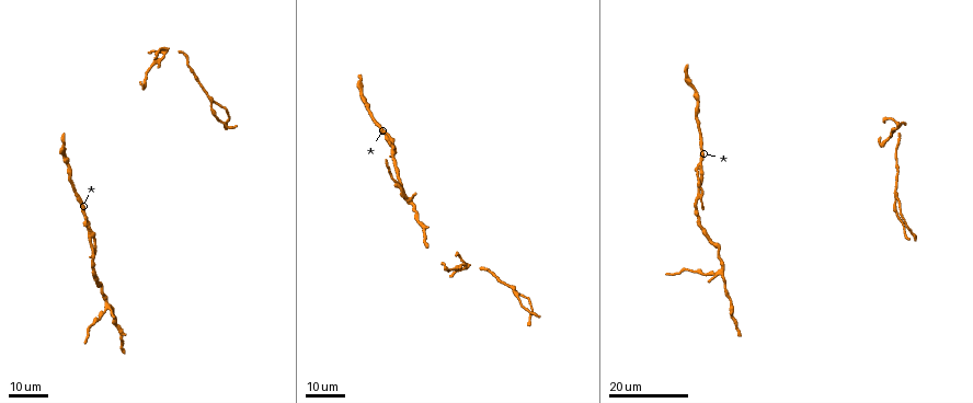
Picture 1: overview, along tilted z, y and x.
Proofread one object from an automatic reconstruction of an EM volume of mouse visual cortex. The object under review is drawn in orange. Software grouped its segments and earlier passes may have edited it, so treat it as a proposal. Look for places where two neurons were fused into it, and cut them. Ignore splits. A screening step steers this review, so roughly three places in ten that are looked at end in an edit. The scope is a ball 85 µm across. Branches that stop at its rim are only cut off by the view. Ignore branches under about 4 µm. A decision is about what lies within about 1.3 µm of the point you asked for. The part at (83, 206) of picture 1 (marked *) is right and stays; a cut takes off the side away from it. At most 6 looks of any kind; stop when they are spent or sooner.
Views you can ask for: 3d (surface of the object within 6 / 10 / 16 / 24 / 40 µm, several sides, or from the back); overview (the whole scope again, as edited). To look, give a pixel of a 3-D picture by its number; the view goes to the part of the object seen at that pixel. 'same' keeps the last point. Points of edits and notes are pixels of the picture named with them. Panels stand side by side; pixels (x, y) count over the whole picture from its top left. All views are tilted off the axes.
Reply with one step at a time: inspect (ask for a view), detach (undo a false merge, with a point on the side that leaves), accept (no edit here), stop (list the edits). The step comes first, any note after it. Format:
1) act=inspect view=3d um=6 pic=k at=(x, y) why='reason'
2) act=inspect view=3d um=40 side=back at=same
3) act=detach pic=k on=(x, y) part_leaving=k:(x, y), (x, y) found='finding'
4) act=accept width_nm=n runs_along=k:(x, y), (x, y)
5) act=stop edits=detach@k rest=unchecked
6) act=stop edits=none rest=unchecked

act=inspect view=3d um=16 pic=1 at=(108, 304)

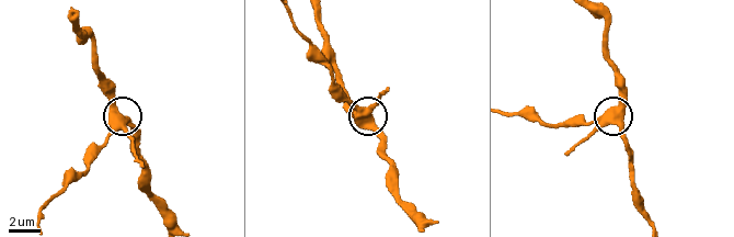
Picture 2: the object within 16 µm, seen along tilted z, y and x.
act=inspect view=3d um=6 pic=2 at=(127, 119) why='closer look'

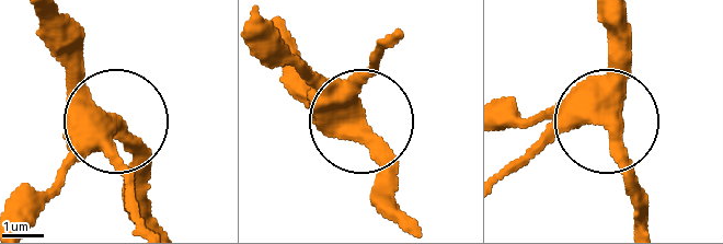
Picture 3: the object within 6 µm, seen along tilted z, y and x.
act=accept width_nm=460 runs_along=3:(605, 25), (612, 94), (601, 117), (560, 111), (531, 120) found='continuous, no second neuron'

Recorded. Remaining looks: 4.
act=inspect view=3d um=24 pic=1 at=(91, 237) why='four arms meet'

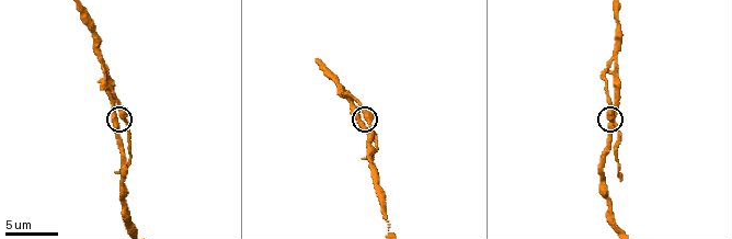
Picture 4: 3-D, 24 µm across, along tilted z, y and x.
act=inspect view=3d um=6 pic=4 at=(116, 114) why='zoom in'

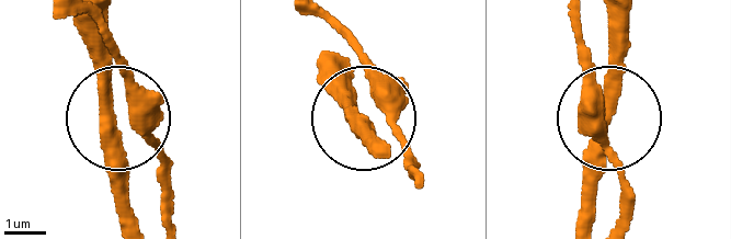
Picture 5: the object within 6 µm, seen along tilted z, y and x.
act=inspect view=3d um=6 side=back pic=5 at=(110, 129)

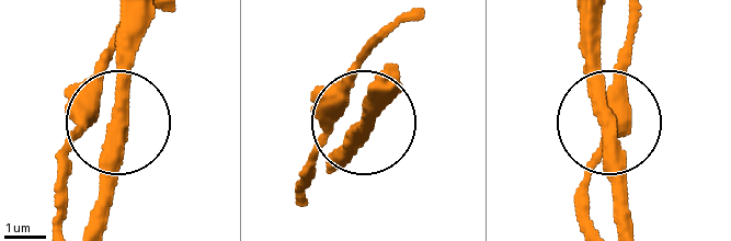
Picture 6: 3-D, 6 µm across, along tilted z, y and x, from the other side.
act=accept width_nm=380 found='continuous, no second neuron'

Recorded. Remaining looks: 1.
act=stop edits=none rest=unchecked

